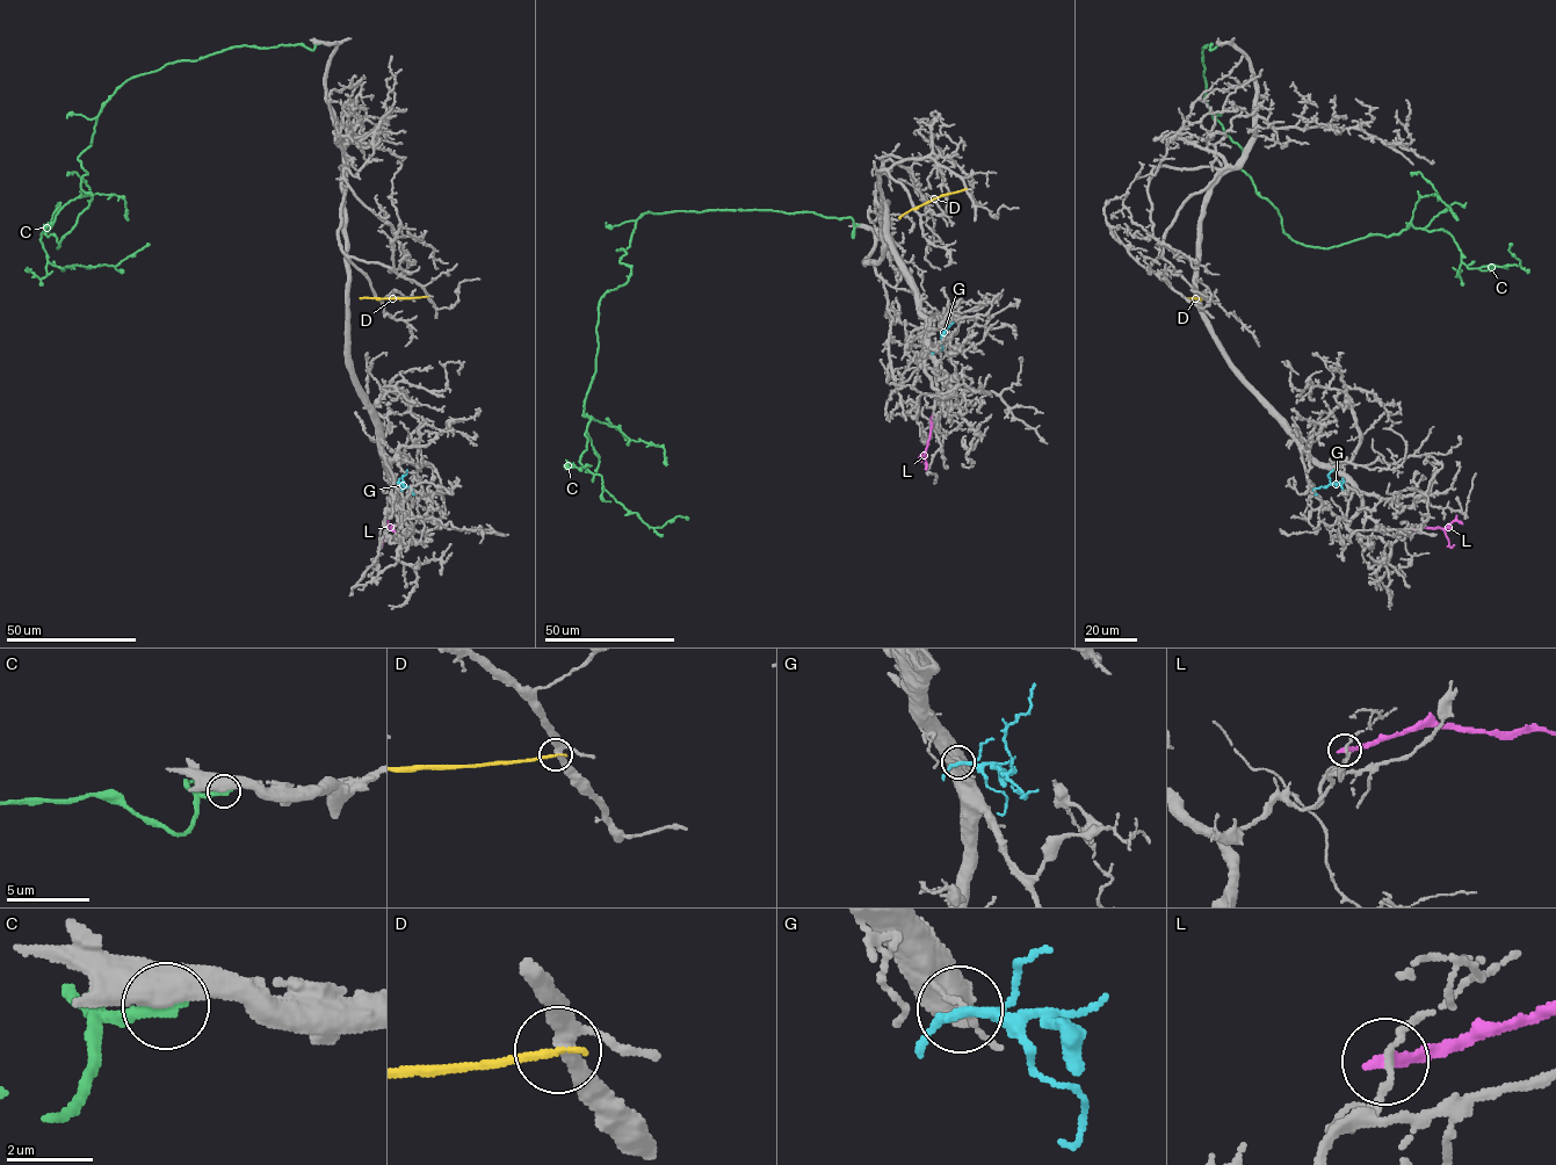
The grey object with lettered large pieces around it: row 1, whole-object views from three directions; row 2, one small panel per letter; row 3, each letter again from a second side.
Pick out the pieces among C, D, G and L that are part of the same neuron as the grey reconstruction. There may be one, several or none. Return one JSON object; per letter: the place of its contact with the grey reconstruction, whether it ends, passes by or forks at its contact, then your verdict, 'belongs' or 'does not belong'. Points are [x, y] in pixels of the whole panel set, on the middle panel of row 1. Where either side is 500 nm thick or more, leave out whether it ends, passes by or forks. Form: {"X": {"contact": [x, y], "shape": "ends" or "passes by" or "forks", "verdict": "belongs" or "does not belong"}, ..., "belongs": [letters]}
{"C": {"contact": [858, 224], "verdict": "does not belong"}, "D": {"contact": [965, 189], "shape": "ends", "verdict": "does not belong"}, "G": {"contact": [934, 352], "shape": "forks", "verdict": "does not belong"}, "L": {"contact": [933, 415], "shape": "ends", "verdict": "does not belong"}, "belongs": []}

